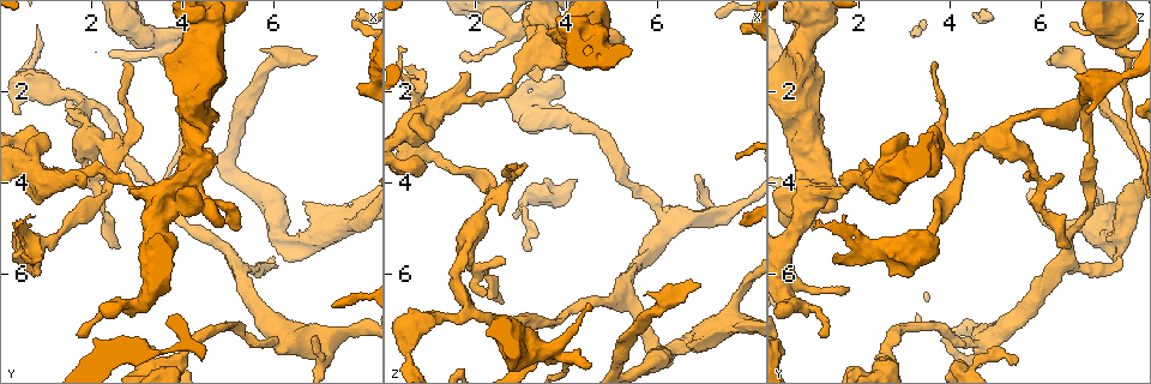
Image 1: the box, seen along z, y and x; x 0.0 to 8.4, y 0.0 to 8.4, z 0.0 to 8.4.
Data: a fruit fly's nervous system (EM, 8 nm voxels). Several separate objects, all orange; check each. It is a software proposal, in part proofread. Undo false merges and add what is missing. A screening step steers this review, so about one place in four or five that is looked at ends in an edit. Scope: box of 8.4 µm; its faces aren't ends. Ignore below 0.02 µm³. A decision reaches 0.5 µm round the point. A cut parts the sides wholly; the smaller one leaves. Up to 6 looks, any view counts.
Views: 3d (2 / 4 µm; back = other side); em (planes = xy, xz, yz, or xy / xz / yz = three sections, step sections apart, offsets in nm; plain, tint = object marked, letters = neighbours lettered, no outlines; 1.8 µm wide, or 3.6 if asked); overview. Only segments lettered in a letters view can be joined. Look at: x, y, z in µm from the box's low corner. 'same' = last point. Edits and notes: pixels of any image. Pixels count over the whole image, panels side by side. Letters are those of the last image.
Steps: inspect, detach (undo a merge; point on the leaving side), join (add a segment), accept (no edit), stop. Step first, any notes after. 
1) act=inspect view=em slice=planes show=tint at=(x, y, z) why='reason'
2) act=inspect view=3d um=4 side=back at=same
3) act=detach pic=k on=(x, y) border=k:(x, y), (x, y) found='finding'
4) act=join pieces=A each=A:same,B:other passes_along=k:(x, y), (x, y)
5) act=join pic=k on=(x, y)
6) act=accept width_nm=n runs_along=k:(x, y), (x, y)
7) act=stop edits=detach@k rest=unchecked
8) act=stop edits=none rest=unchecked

act=inspect view=em slice=planes show=letters at=(0.55, 3.75, 3.10) why='thick turns thin'

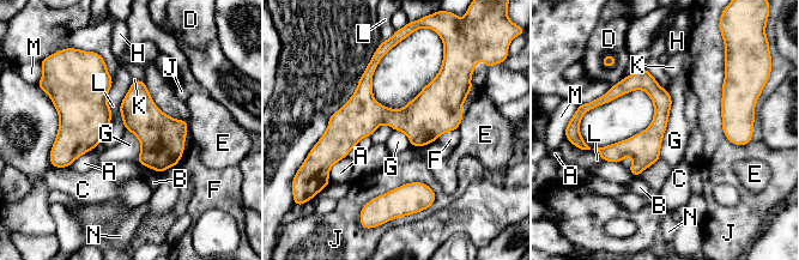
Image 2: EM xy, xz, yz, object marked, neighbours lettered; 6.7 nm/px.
act=accept width_nm=190 each=A:other,B:other,C:other,D:other,E:other,F:other,G:other,H:other,J:other,K:other,L:other,M:other,N:other runs_along=2:(461, 100), (359, 116), (326, 143) found='continuous, no second neuron'

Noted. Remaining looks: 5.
act=inspect view=em slice=planes show=letters at=(4.35, 2.45, 0.60) why='four-way junction'

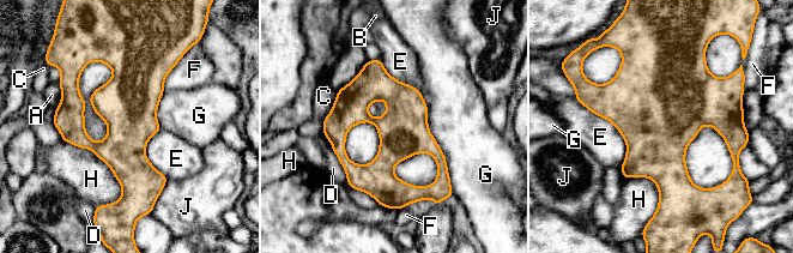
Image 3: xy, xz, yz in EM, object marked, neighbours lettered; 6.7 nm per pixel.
act=accept width_nm=340 each=A:other,B:other,C:other,D:other,E:other,F:other,G:other,H:other,J:other found='one neuron here'

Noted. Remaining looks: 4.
act=inspect view=3d um=4 at=(3.70, 4.15, 0.90) why='four-way junction'

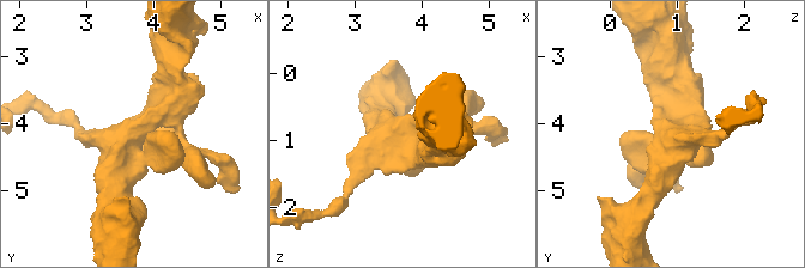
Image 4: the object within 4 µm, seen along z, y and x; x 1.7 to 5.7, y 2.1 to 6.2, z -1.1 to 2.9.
act=inspect view=em slice=planes show=tint at=(3.65, 4.15, 0.90) why='need the tissue'

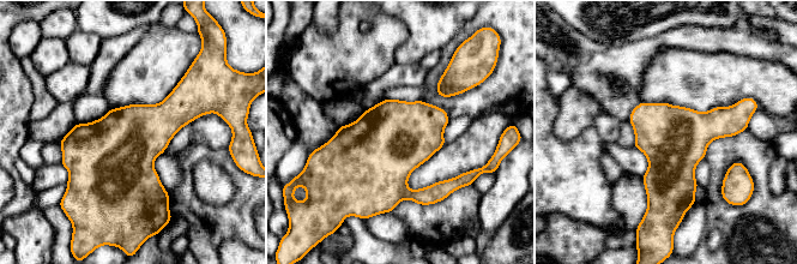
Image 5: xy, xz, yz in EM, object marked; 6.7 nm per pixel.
act=inspect view=em slice=planes show=letters at=same

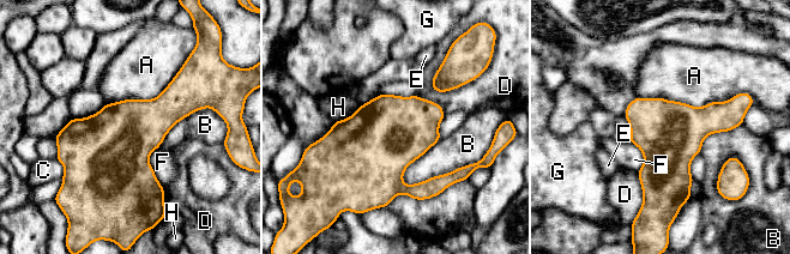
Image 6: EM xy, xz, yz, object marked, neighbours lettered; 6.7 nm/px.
act=accept width_nm=440 each=A:other,B:other,C:other,D:other,E:other,F:other,G:other,H:other border=6:(739, 92), (699, 107), (638, 97) found='continuous, no second neuron'

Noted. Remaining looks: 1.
act=stop edits=none rest=unchecked

